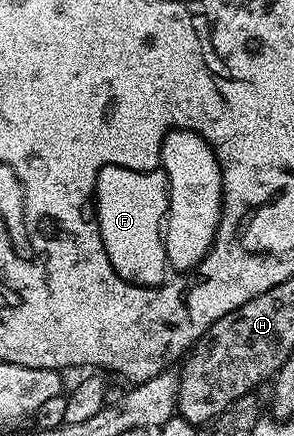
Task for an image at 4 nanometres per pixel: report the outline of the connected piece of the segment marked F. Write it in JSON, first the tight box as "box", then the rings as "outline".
{"box":[95,163,169,287],"outline":[[[108,163],[99,170],[95,186],[95,217],[105,253],[115,272],[140,287],[158,287],[167,282],[169,266],[164,243],[167,218],[167,175],[162,169],[134,171]]]}

